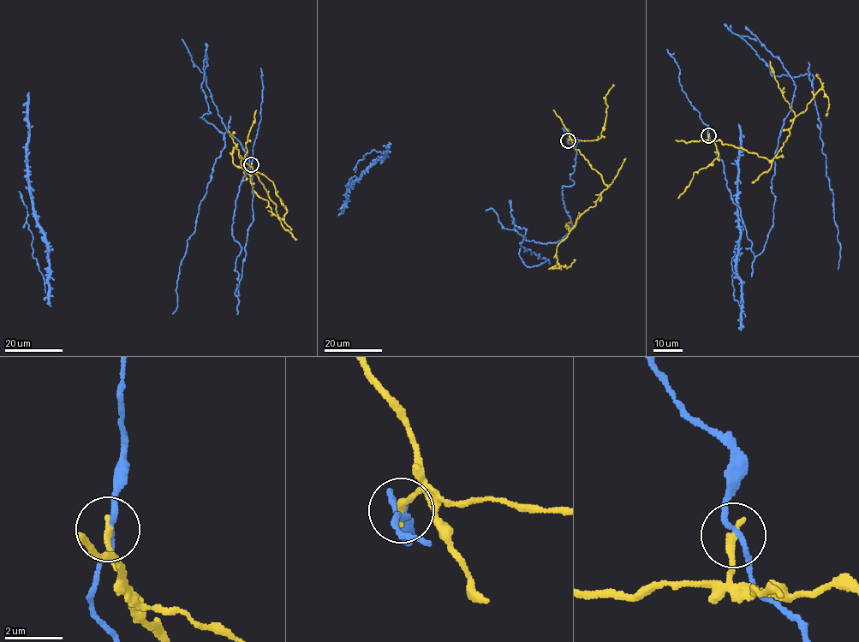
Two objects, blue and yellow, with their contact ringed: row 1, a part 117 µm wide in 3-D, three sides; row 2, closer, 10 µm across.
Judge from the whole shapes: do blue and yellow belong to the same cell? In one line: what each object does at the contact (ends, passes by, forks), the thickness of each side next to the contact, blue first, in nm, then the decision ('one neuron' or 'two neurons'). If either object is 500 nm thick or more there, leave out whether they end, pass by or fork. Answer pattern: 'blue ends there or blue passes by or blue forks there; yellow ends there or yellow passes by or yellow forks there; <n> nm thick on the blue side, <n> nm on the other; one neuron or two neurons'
blue passes by; yellow ends there; 180 nm thick on the blue side, 280 nm on the other; two neurons

